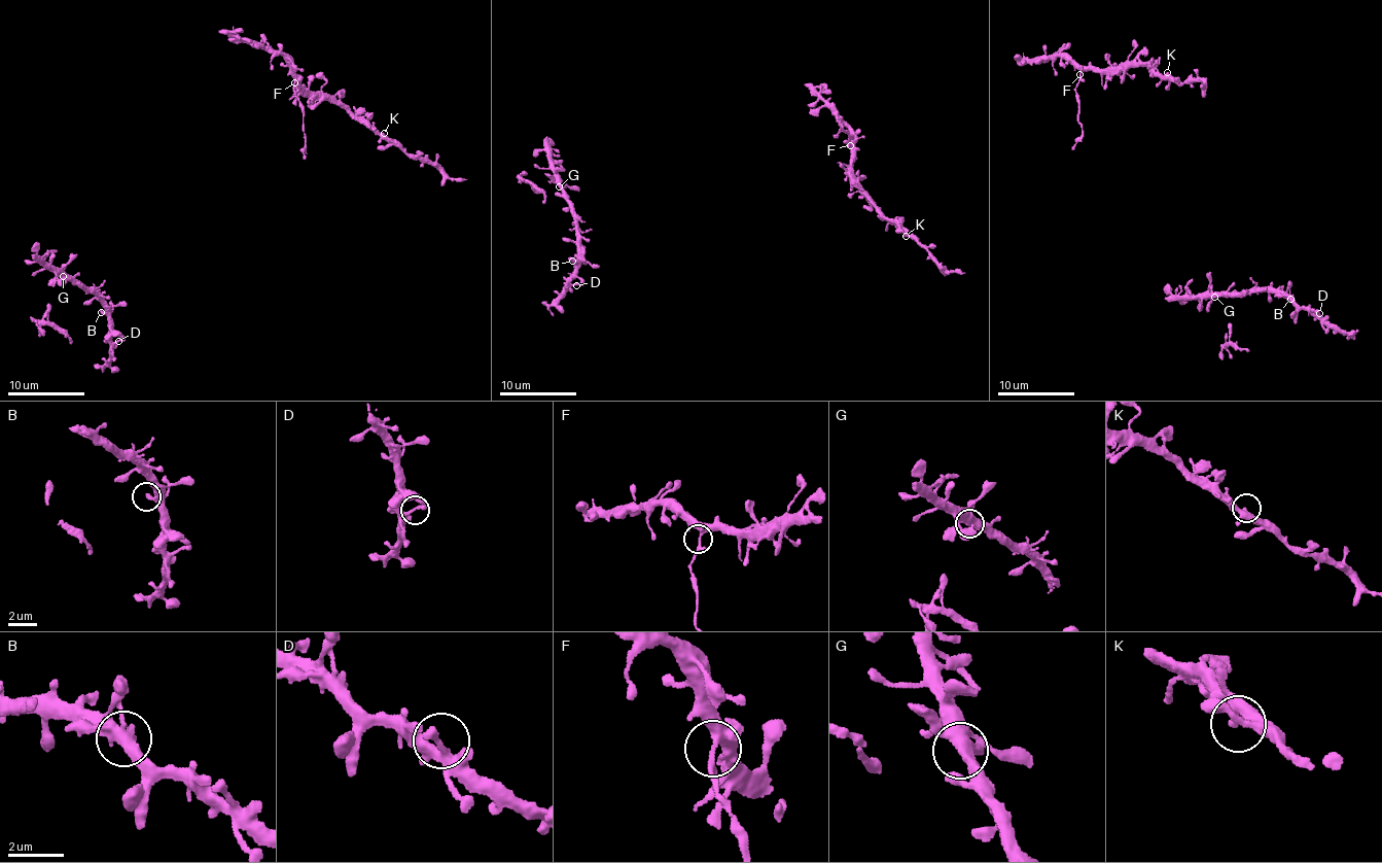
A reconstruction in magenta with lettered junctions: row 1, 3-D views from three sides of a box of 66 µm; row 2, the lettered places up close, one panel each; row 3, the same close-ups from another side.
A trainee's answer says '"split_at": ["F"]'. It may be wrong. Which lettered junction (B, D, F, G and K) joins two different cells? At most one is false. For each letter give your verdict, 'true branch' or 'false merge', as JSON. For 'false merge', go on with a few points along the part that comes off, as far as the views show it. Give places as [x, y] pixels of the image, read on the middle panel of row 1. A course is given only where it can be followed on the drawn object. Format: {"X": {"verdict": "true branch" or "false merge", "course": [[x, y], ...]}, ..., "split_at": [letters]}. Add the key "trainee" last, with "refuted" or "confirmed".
{"B": {"verdict": "true branch"}, "D": {"verdict": "true branch"}, "F": {"verdict": "false merge", "course": [[850, 144], [851, 138], [843, 130], [841, 116]]}, "G": {"verdict": "true branch"}, "K": {"verdict": "true branch"}, "split_at": ["F"], "trainee": "confirmed"}

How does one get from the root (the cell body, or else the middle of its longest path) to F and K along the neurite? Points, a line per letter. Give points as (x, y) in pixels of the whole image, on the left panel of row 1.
F: (299, 151), (306, 145), (306, 136), (303, 105), (297, 101), (294, 83)
K: (299, 151), (306, 136), (295, 80), (306, 93), (333, 98), (384, 133)

